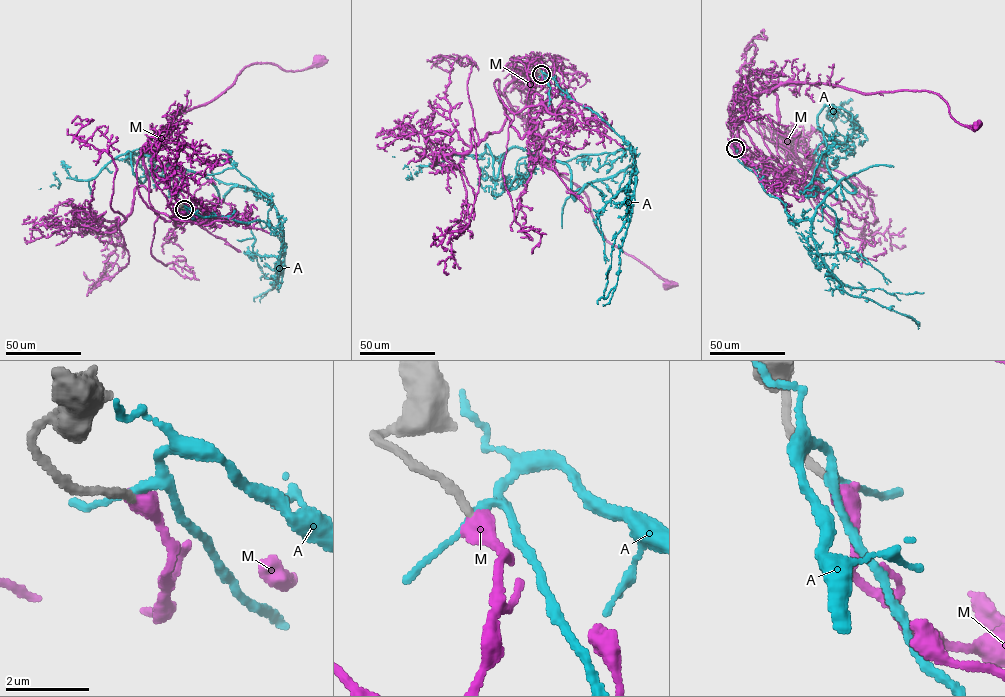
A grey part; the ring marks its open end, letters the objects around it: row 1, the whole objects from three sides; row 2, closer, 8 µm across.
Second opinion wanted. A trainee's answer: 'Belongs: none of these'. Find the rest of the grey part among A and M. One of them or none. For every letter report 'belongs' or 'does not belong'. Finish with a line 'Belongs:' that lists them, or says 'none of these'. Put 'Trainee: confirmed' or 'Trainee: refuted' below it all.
A: does not belong
M: does not belong
Belongs: none of these
Trainee: confirmed

